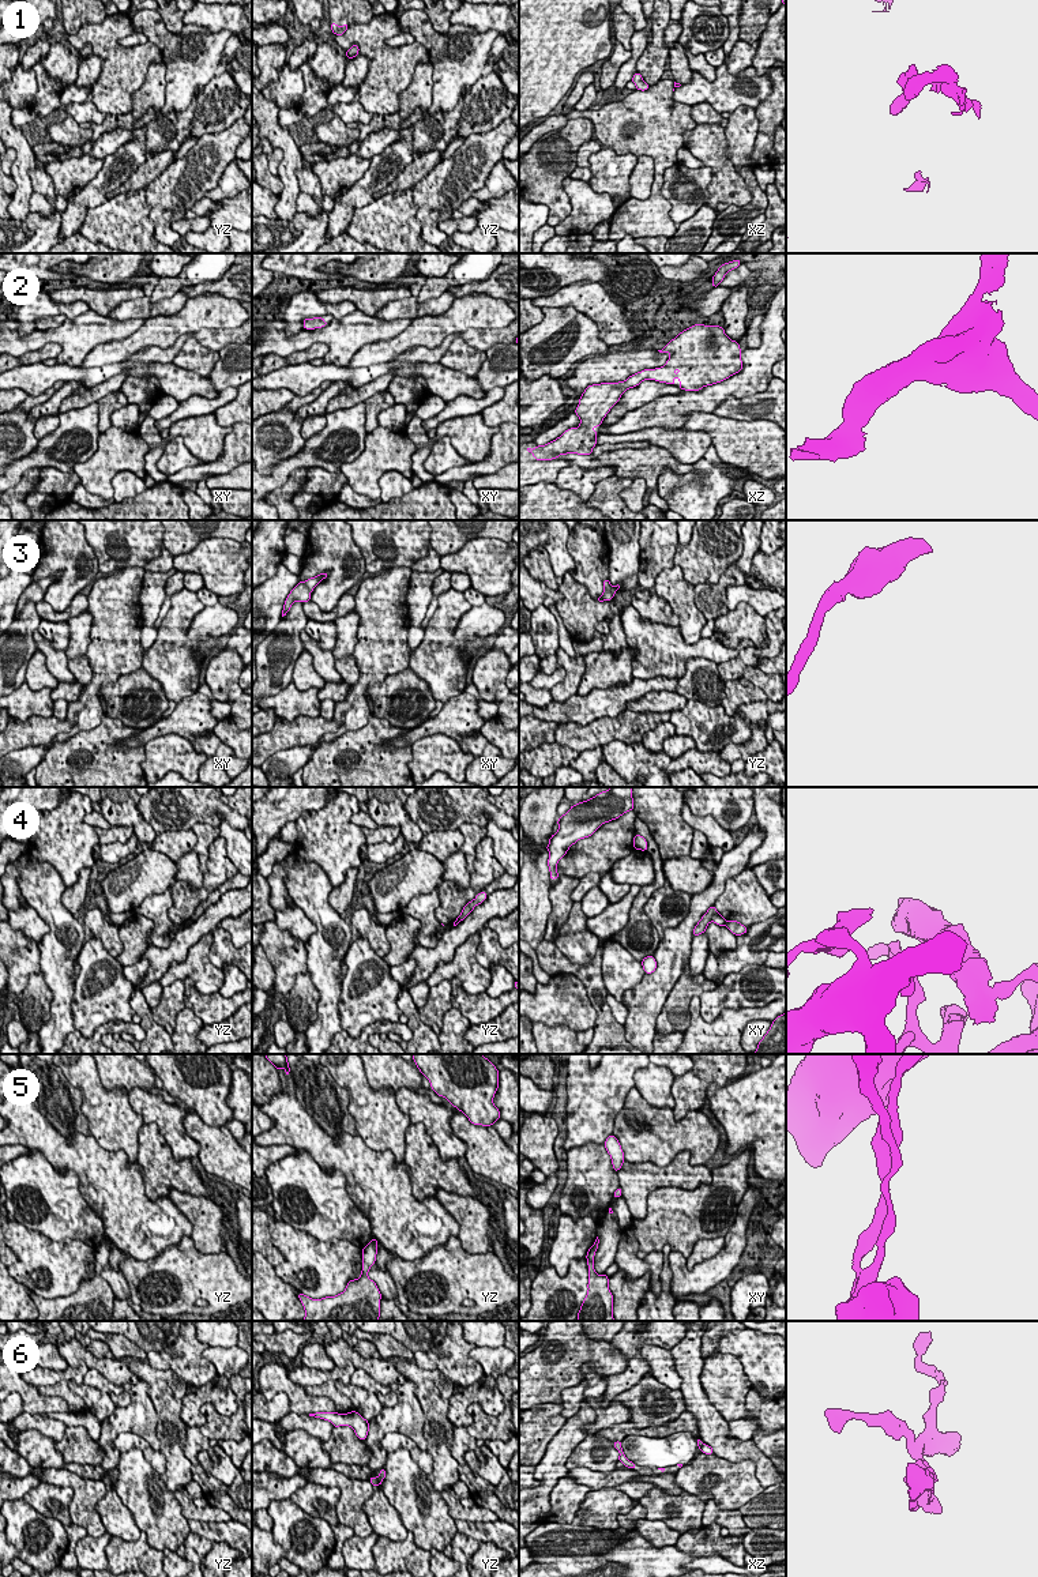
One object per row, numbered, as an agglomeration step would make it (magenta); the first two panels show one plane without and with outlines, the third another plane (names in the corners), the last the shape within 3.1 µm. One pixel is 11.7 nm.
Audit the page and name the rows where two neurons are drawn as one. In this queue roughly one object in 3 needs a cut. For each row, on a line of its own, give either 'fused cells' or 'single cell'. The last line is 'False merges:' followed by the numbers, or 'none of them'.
1: fused cells
2: single cell
3: single cell
4: fused cells
5: single cell
6: fused cells
False merges: 1, 4, 6

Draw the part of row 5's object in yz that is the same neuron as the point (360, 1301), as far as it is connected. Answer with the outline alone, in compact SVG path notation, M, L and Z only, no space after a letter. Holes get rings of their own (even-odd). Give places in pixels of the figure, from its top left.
M373 1238L361 1249L361 1276L349 1280L343 1292L321 1299L312 1299L298 1292L298 1299L305 1310L302 1321L379 1321L381 1294L376 1283L368 1277L368 1272L376 1261L377 1242Z

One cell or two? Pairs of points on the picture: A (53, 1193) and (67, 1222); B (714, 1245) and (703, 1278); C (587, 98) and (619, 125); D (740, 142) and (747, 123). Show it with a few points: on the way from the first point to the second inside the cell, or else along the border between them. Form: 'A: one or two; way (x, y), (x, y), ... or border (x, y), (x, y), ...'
A: one; way (53, 1200), (53, 1205), (63, 1215)
B: two; border (725, 1237), (711, 1257), (685, 1268)
C: two; border (589, 109), (579, 113)
D: one; way (740, 138), (743, 127)

